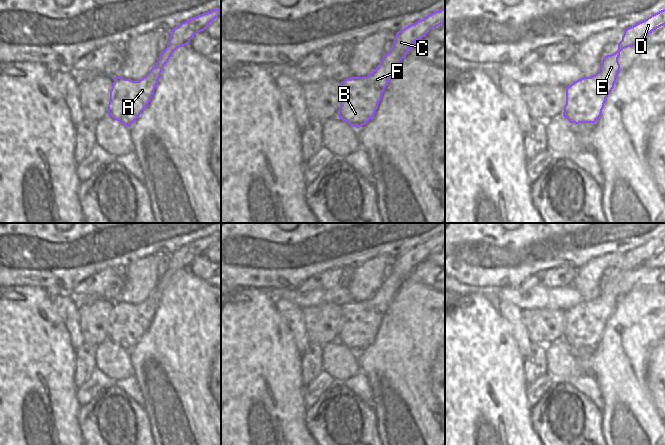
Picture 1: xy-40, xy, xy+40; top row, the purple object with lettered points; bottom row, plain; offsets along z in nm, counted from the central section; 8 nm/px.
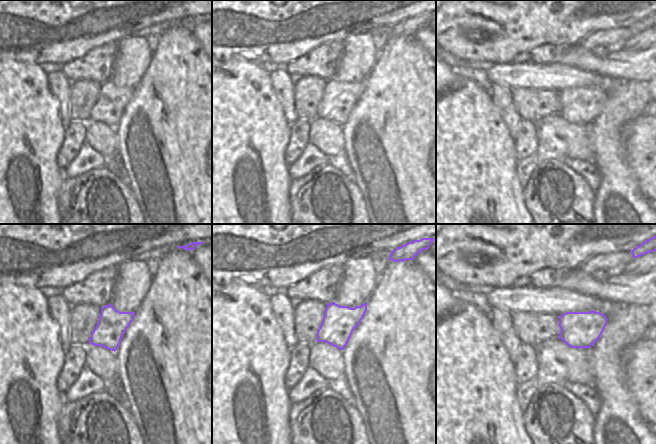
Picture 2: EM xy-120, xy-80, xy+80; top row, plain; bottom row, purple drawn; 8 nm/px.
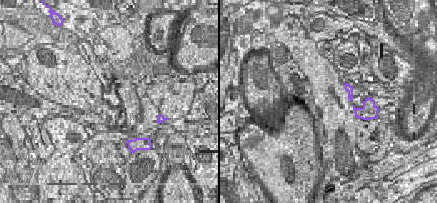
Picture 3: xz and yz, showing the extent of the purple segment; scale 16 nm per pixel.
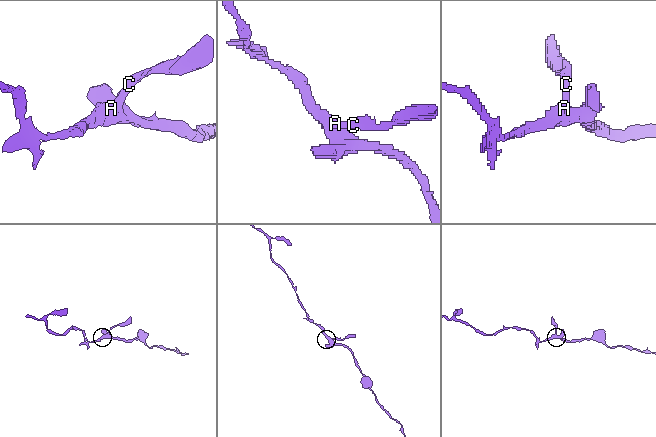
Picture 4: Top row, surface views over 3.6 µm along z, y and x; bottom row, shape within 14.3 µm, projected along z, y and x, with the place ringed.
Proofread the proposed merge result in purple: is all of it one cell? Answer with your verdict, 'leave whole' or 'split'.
leave whole

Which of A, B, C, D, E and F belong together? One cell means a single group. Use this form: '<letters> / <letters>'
A B C D E F

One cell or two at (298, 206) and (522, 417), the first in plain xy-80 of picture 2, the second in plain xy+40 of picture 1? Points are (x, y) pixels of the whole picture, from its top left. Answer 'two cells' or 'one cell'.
two cells

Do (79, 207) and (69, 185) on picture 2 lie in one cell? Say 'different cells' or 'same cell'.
same cell

